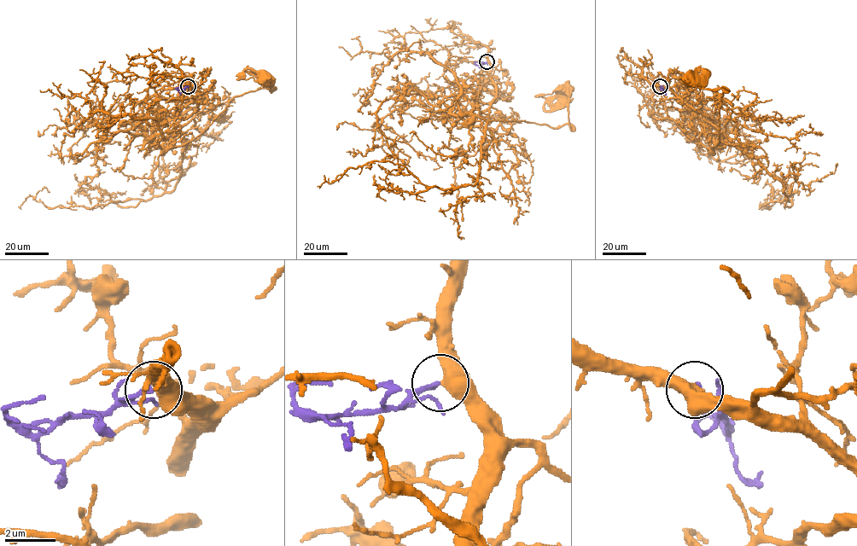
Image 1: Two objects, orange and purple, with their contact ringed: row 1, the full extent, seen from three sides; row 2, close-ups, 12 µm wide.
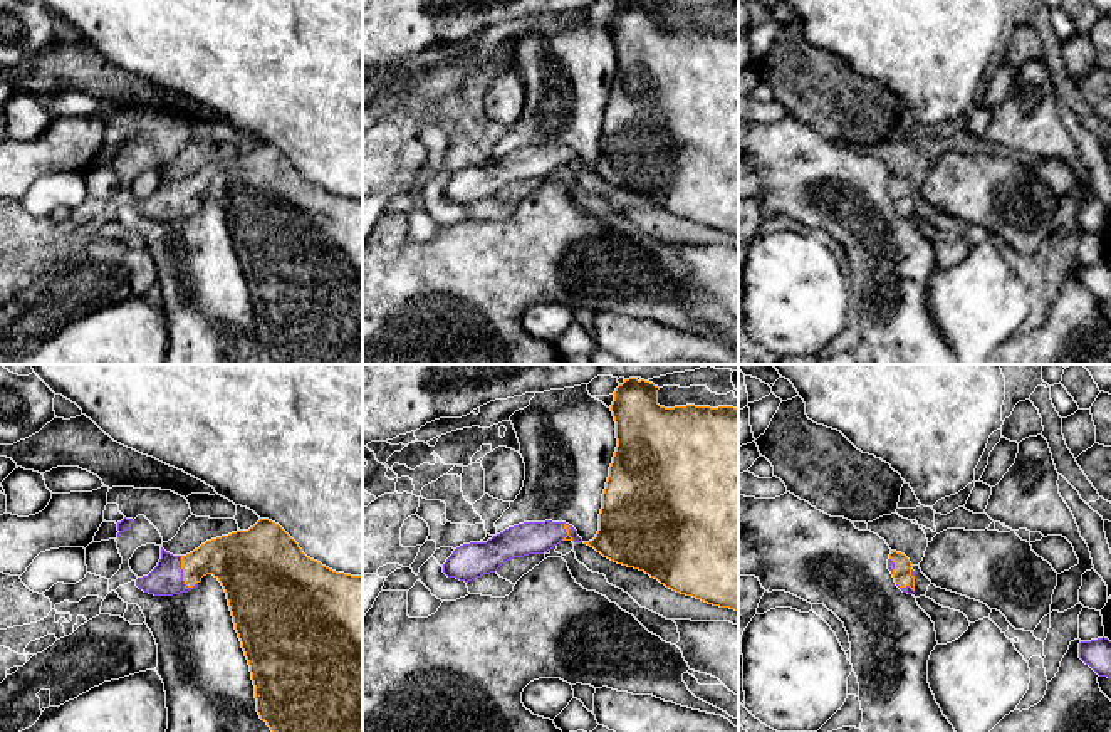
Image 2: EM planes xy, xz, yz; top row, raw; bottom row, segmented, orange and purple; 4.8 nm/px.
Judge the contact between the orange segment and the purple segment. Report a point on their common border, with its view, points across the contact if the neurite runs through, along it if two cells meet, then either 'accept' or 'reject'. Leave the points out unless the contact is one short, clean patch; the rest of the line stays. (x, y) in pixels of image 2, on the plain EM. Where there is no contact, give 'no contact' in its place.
xy (183, 197) | across xy (234, 183), (205, 183), (183, 197), (166, 202) | accept

